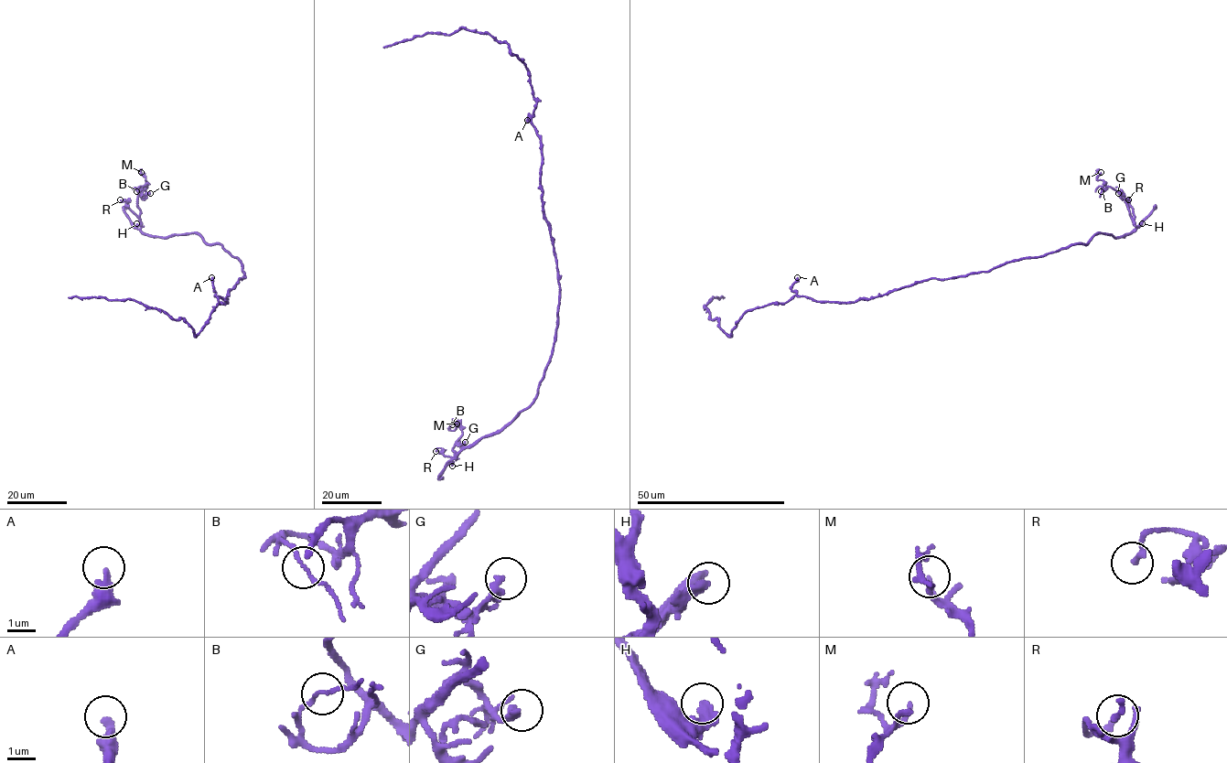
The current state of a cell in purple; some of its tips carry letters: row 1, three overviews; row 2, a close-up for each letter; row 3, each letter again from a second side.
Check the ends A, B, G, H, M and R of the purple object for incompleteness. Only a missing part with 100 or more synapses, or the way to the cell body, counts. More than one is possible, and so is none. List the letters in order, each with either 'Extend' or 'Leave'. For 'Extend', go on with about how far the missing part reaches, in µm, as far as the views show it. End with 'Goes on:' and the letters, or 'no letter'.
A: Extend. Missing length about 160 µm
B: Leave
G: Leave
H: Leave
M: Leave
R: Leave
Goes on: A

